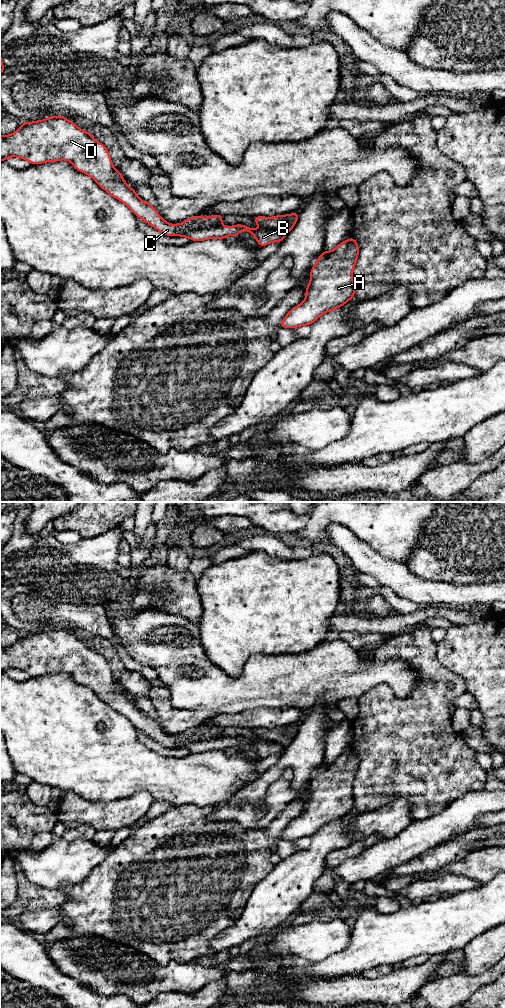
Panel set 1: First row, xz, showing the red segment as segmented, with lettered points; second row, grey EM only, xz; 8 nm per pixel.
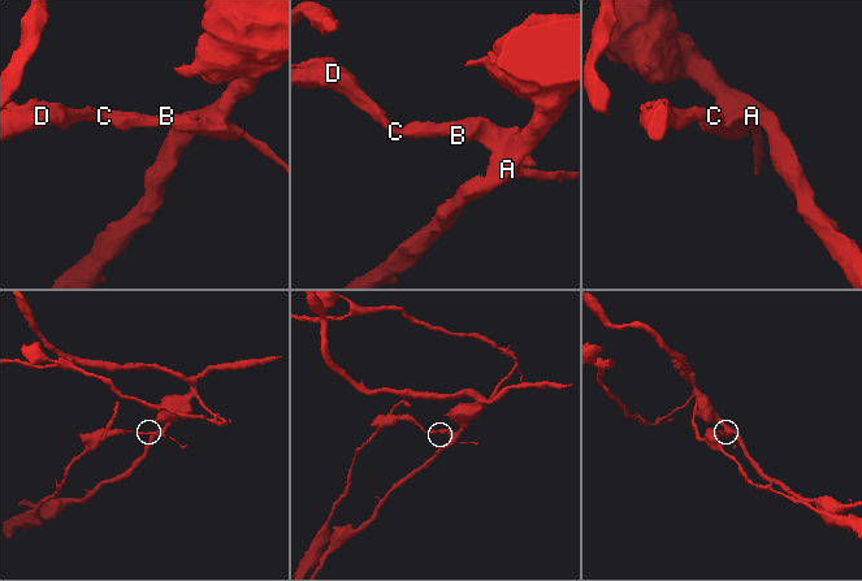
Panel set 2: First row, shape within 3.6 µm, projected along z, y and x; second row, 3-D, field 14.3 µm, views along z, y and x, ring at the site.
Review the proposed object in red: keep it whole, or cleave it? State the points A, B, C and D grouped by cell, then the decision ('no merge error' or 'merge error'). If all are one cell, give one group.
A B / C D; merge error

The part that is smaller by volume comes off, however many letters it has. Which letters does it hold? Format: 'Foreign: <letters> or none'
Foreign: C, D

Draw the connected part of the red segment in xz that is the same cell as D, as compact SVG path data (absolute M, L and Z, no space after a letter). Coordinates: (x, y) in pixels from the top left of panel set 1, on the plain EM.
M63 627L53 628L40 633L23 634L21 639L10 647L0 647L0 674L10 669L18 669L27 672L33 677L45 674L55 674L67 672L72 675L74 680L90 688L102 701L112 707L114 710L126 716L137 730L142 730L146 735L160 743L166 748L181 748L190 742L211 741L222 738L223 727L214 726L209 729L194 728L186 731L179 736L170 736L166 734L156 723L151 715L145 715L137 709L128 699L114 690L114 678L107 660L100 654L96 653L90 644L82 642L74 634L69 633Z

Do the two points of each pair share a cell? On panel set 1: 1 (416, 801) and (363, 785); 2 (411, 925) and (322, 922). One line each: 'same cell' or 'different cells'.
1: same cell
2: different cells

